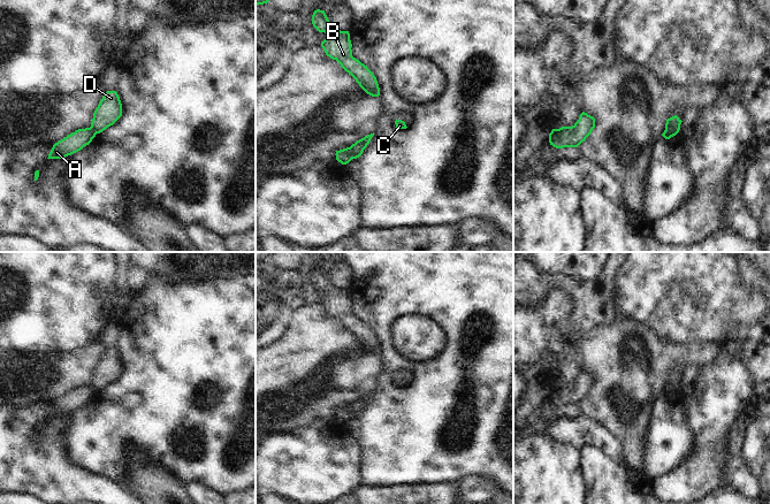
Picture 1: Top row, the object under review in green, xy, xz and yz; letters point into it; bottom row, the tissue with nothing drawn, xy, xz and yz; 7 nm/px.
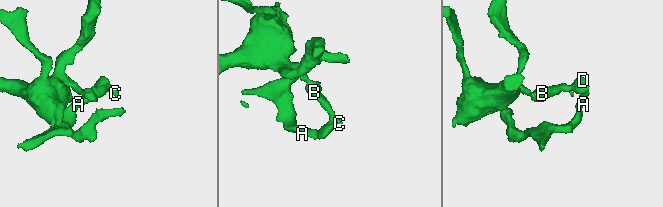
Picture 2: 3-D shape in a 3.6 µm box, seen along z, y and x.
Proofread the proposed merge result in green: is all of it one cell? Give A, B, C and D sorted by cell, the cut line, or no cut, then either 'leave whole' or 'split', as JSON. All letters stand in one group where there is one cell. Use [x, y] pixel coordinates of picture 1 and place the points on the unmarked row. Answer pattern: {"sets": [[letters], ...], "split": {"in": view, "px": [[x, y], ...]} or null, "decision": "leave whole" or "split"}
{"sets": [["A"], ["B", "C", "D"]], "split": {"in": "yz", "px": [[679, 382], [673, 382], [665, 388]]}, "decision": "split"}

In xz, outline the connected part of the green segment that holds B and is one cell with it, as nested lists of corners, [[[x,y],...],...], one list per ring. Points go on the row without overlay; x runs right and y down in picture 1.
[[[317,267],[312,273],[312,282],[319,290],[327,292],[321,299],[327,314],[336,318],[349,330],[359,344],[369,353],[379,354],[380,345],[373,330],[352,314],[352,301],[349,289],[341,289],[331,284],[325,268]]]

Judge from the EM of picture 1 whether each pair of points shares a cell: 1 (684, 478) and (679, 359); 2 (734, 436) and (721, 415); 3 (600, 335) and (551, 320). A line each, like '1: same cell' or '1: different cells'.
1: different cells
2: different cells
3: different cells

